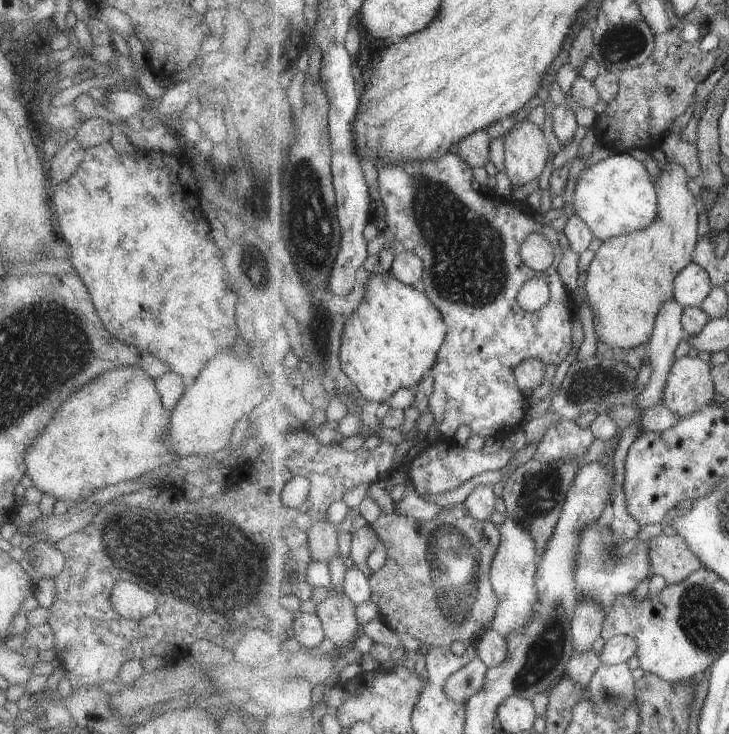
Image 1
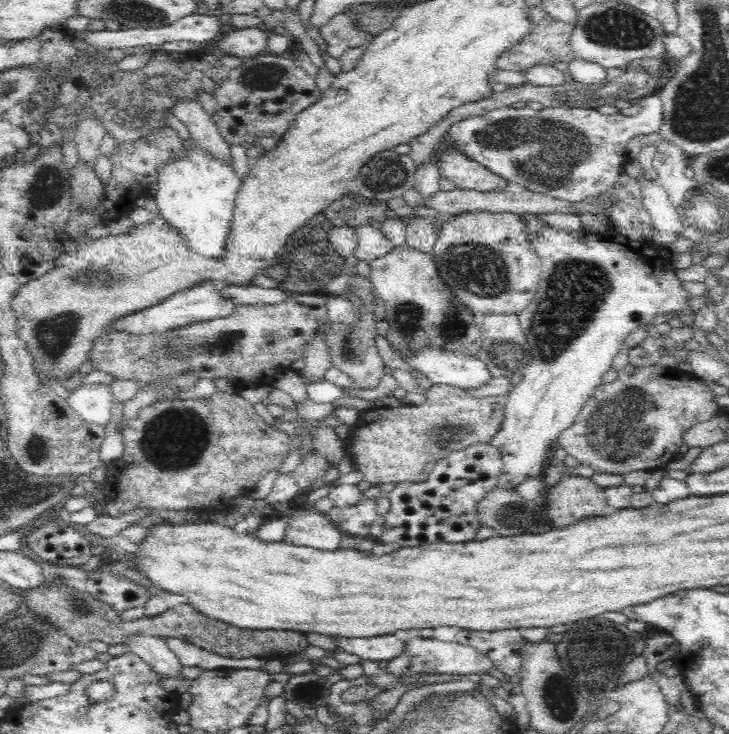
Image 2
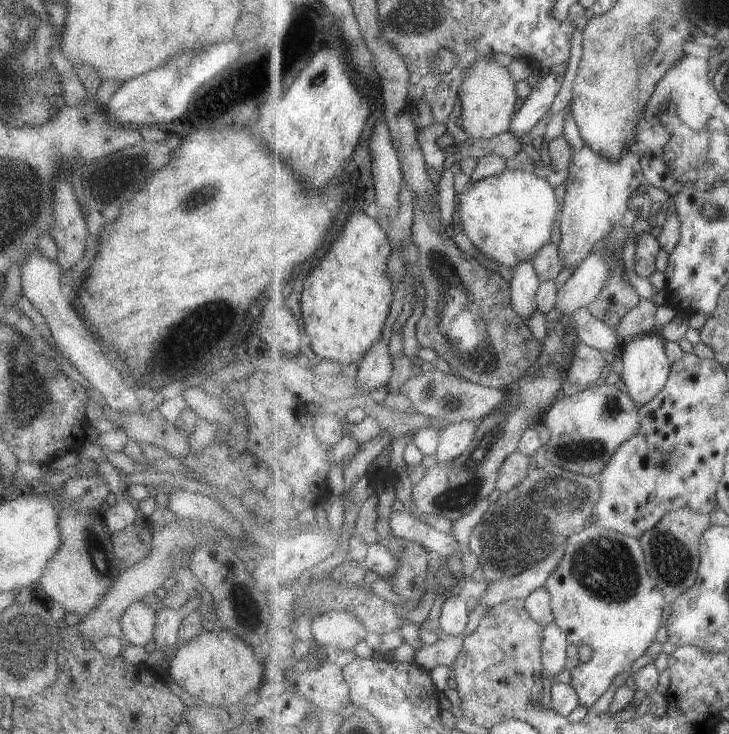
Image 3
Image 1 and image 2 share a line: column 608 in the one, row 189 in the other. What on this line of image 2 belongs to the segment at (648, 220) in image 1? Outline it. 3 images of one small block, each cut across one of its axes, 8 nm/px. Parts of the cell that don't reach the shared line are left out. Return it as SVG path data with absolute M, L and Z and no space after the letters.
M192 140L188 146L185 146L185 153L185 156L180 160L170 162L164 168L160 168L160 176L157 182L158 189L152 197L158 205L158 209L160 209L159 214L164 218L165 224L178 233L190 252L194 255L207 257L210 261L220 260L226 252L226 238L228 232L230 232L241 179L234 171L232 164L224 164L219 160L202 155Z

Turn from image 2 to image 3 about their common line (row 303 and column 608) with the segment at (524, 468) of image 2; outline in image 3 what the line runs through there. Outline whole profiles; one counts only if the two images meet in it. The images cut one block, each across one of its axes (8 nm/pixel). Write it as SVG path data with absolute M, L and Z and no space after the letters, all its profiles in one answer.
M599 524L589 525L573 533L568 538L567 552L561 564L547 578L545 588L552 594L552 605L556 623L565 632L568 644L589 646L592 658L571 670L570 685L575 688L580 701L591 707L607 690L623 677L632 675L633 664L643 654L649 652L657 640L659 628L663 625L663 608L666 600L658 581L651 576L647 566L645 551L639 538L615 532Z

